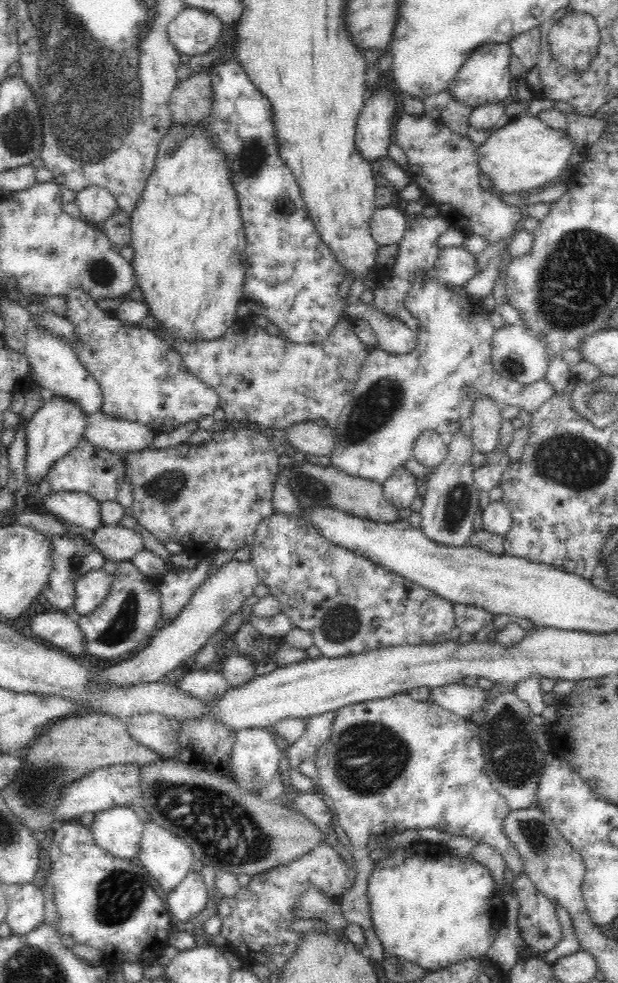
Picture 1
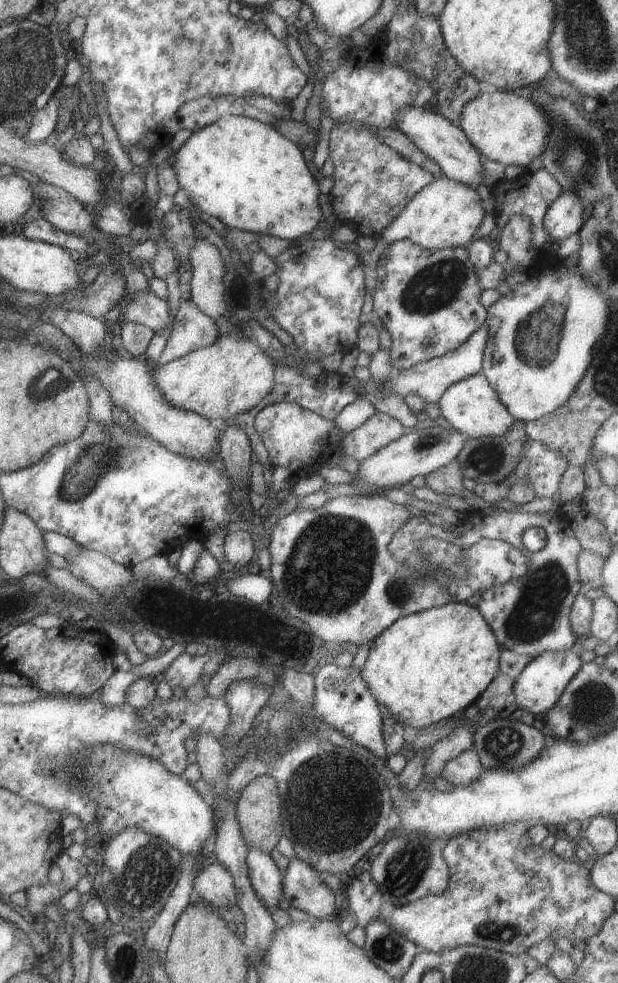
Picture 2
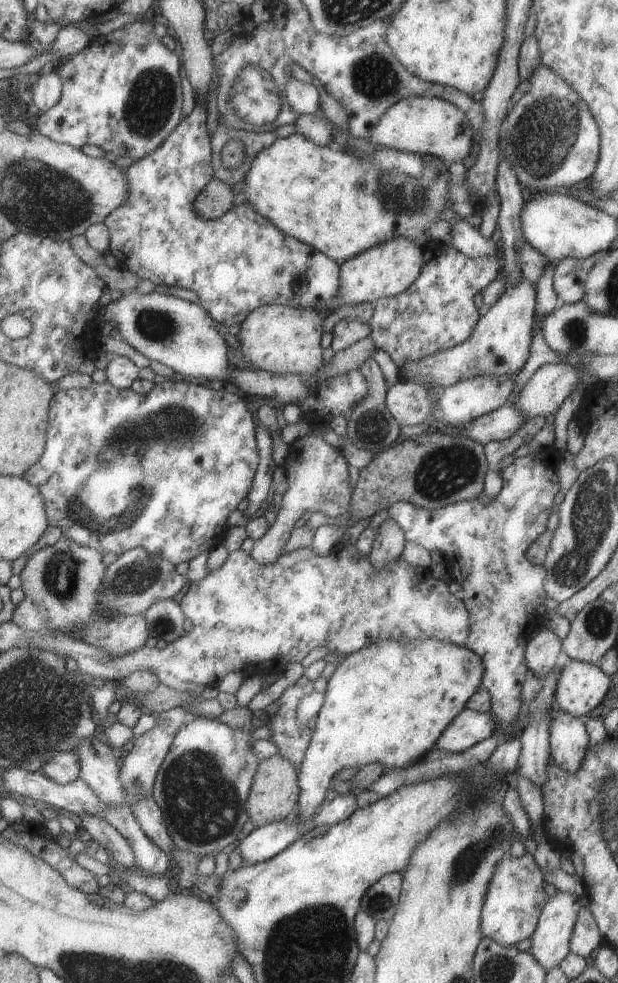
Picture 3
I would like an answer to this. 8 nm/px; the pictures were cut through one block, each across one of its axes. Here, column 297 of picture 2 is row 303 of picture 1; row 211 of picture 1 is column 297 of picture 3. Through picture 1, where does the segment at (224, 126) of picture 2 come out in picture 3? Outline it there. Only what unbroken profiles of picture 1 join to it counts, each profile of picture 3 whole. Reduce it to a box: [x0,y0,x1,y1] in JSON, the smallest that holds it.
[243,133,450,265]

